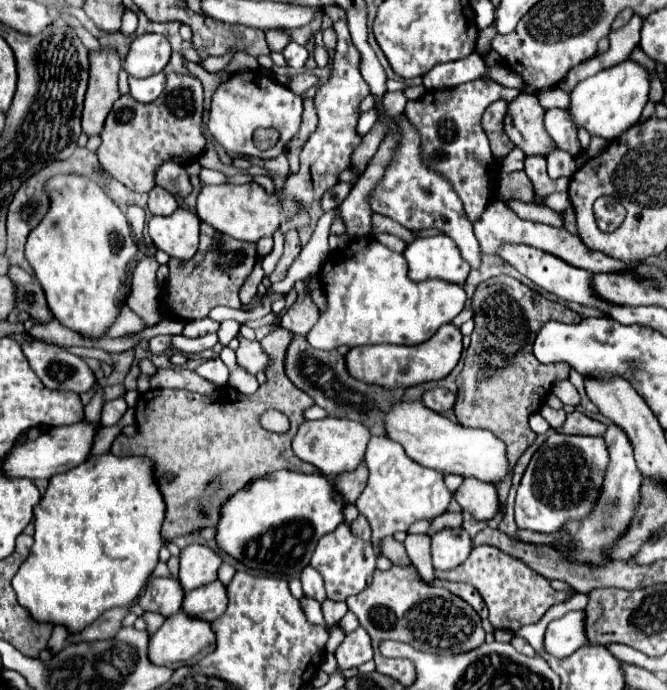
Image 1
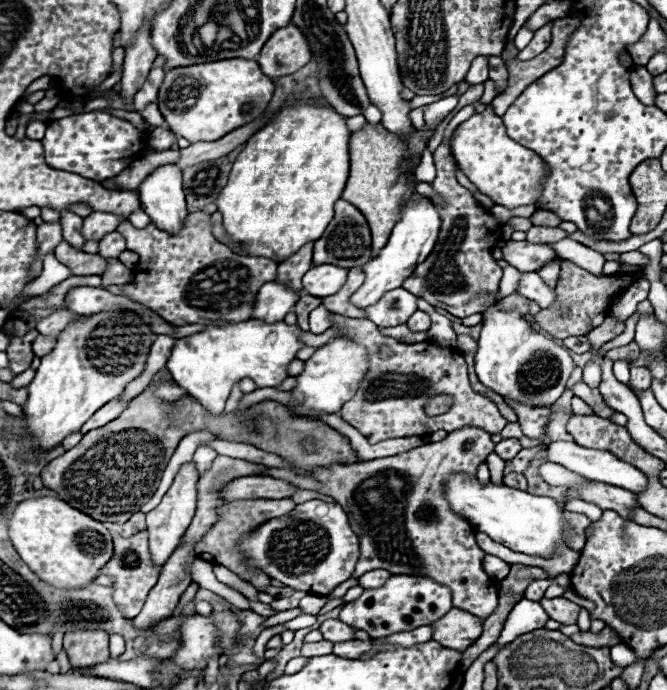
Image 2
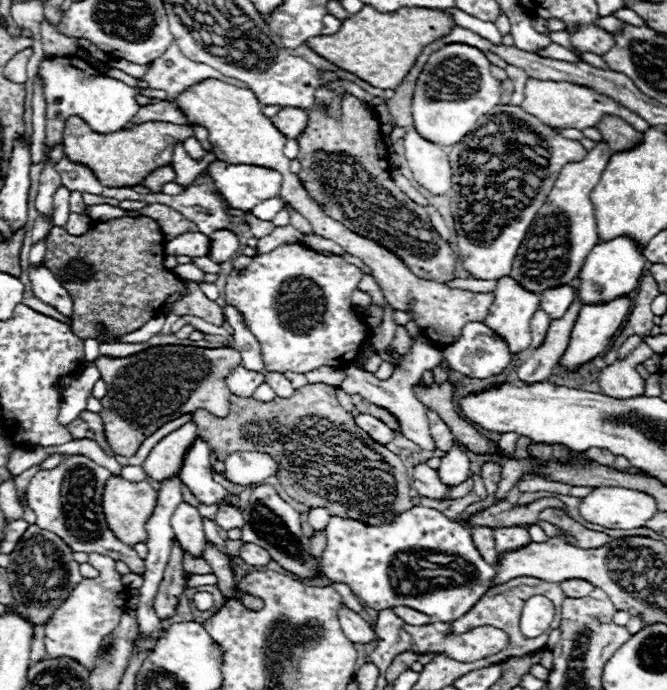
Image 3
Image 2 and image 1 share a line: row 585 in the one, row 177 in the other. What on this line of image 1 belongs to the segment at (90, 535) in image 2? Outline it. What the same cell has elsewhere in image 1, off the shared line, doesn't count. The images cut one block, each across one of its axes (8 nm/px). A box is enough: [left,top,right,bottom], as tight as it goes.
[26,174,138,336]

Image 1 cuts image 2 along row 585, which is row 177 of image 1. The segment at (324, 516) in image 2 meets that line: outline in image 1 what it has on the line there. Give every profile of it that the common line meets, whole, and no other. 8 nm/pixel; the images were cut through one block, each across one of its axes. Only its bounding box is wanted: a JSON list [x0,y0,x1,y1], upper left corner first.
[198,20,370,242]

